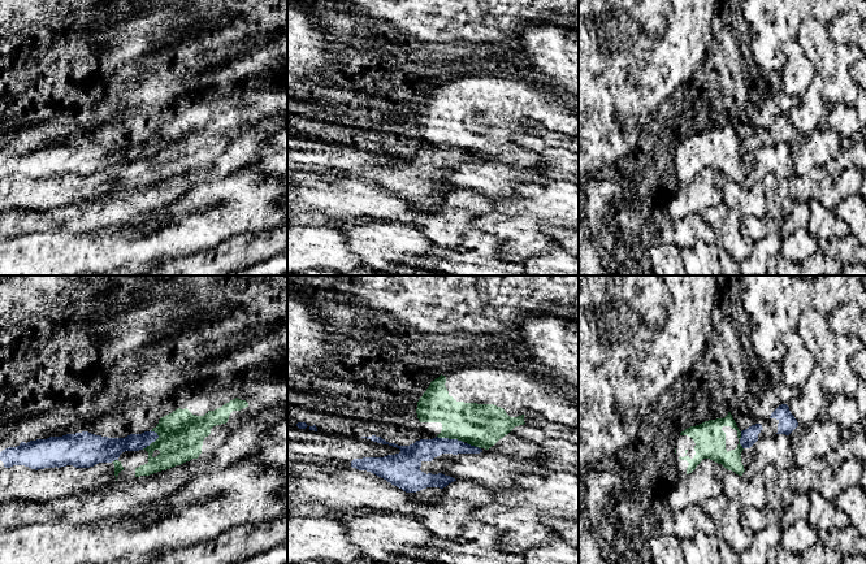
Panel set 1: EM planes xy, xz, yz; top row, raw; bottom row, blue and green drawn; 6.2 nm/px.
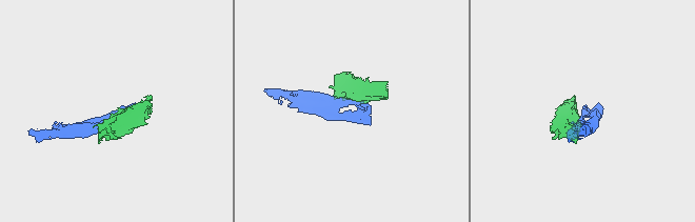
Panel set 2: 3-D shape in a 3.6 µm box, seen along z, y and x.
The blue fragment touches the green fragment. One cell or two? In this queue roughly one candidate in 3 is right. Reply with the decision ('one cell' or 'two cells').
two cells

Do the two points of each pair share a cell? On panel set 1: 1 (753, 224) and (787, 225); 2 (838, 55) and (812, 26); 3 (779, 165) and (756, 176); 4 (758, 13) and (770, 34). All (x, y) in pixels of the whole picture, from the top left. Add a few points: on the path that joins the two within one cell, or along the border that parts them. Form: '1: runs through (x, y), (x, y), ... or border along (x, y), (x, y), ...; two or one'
1: runs through (761, 225), (779, 225); one
2: runs through (830, 48), (815, 34); one
3: runs through (774, 165), (766, 165), (761, 170); one
4: runs through (763, 18), (769, 29); one

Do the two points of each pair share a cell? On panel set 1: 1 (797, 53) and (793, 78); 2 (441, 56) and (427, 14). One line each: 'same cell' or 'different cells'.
1: same cell
2: different cells

